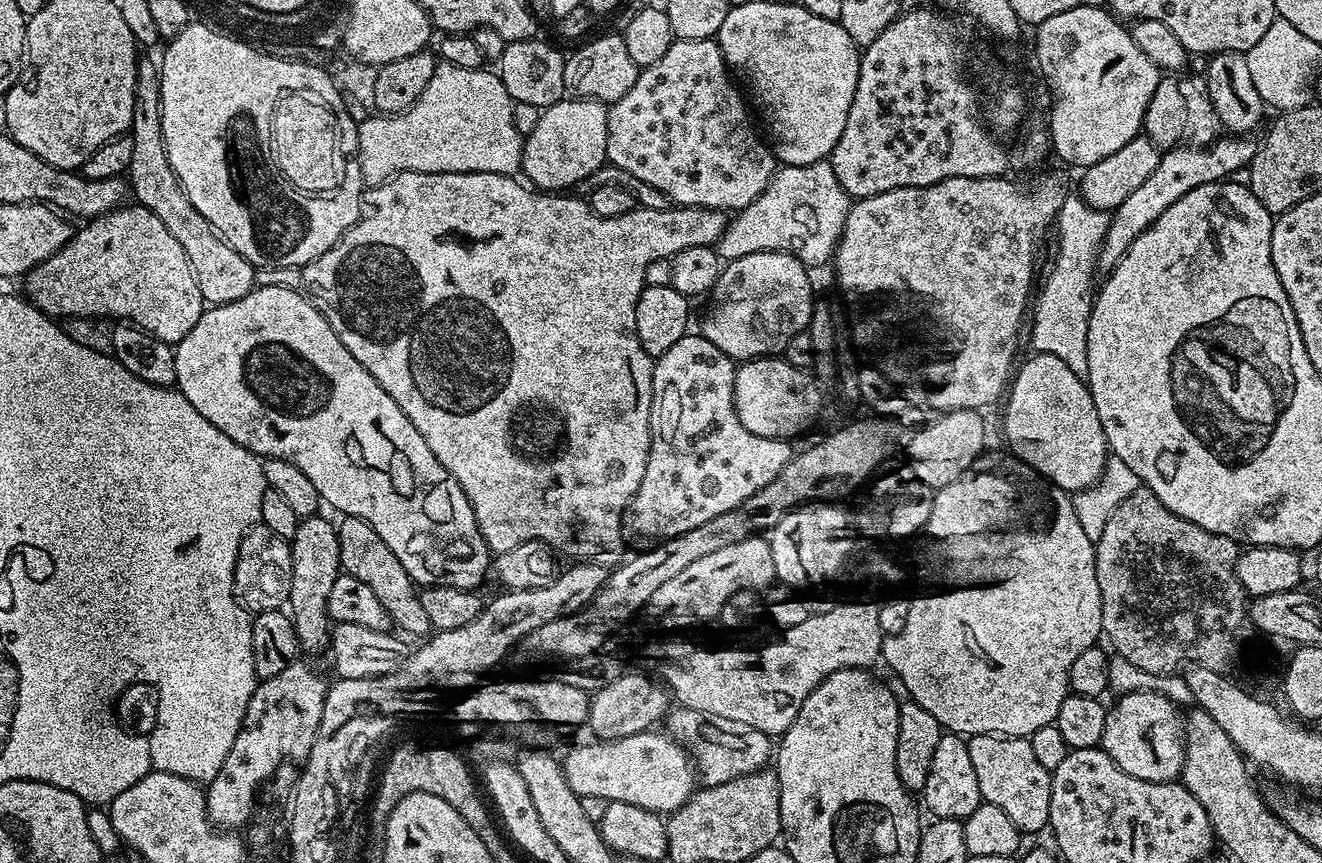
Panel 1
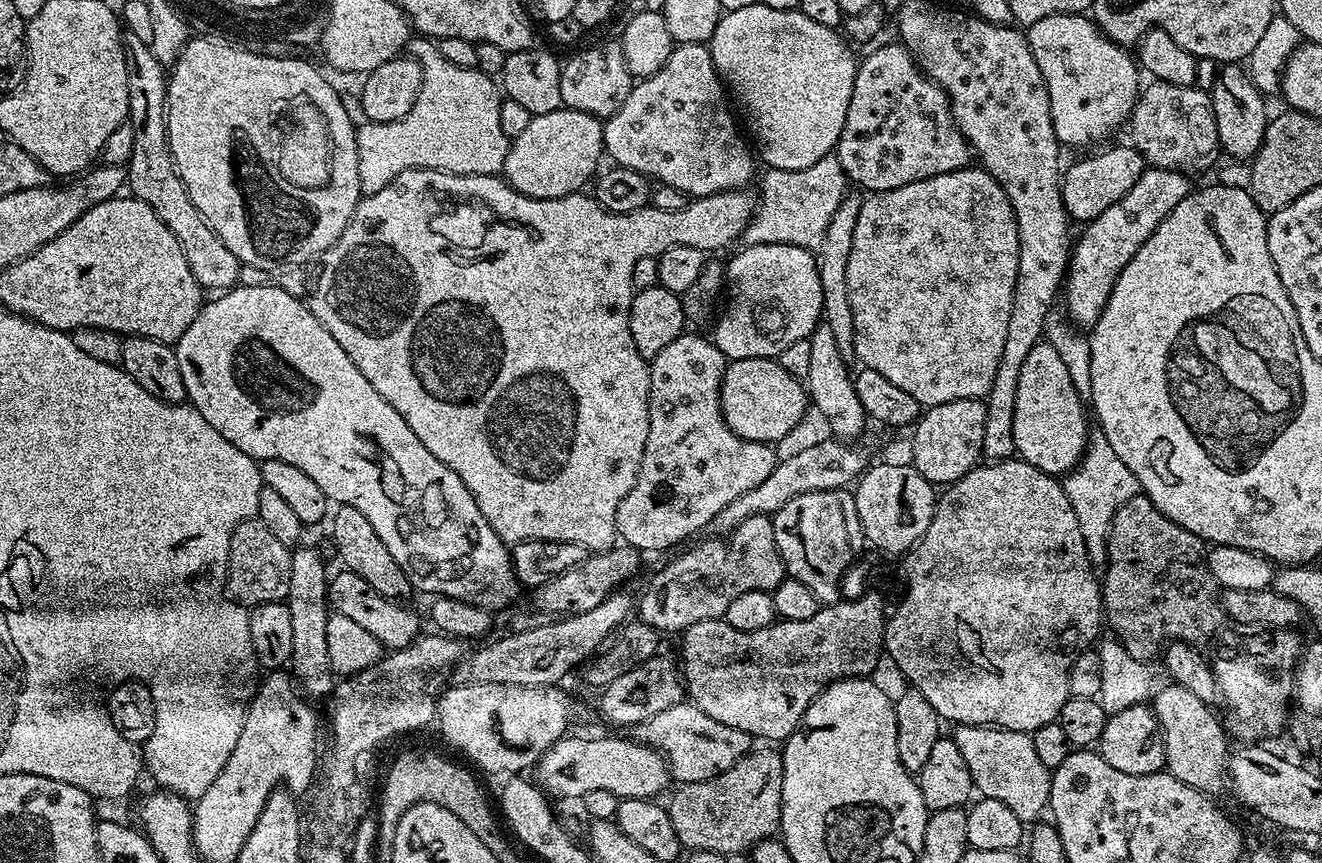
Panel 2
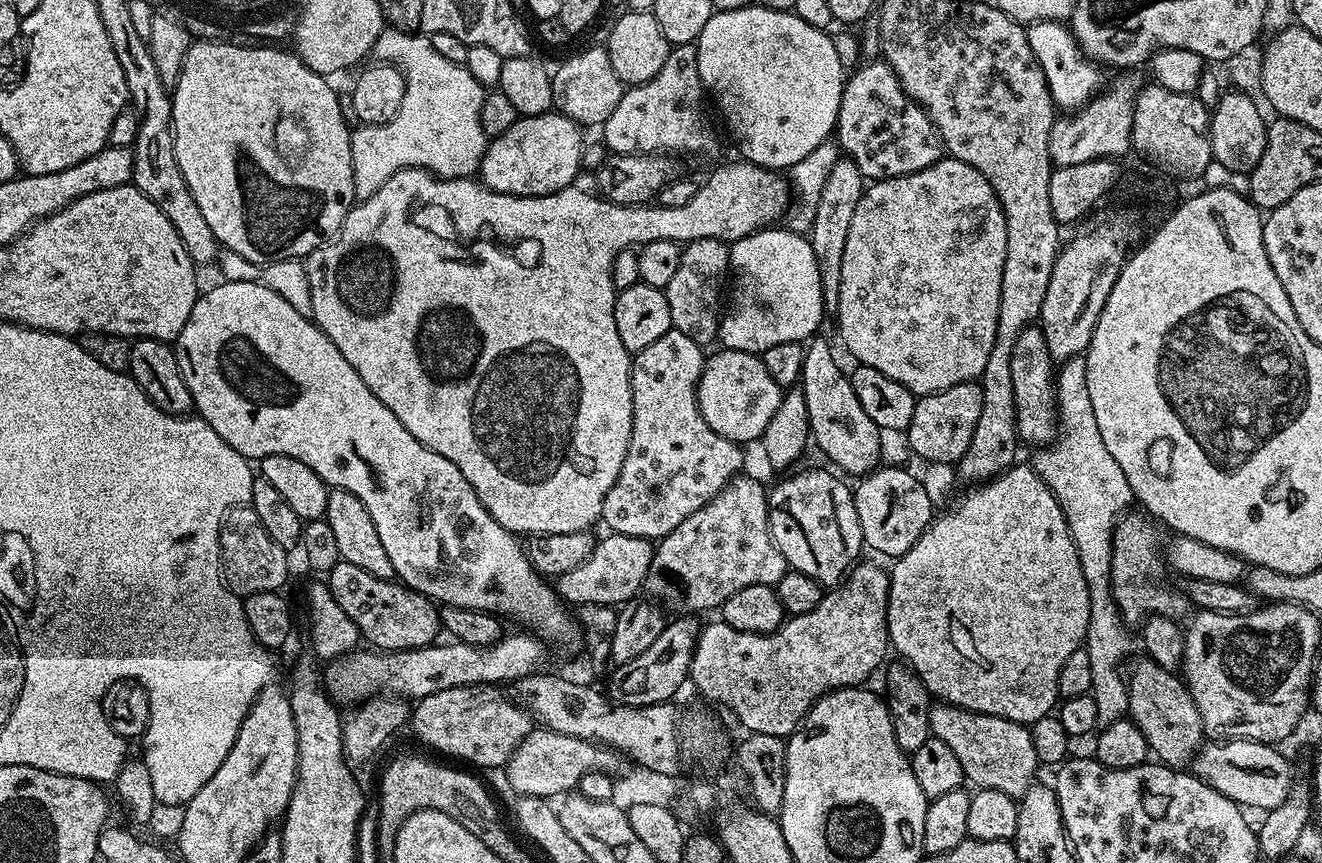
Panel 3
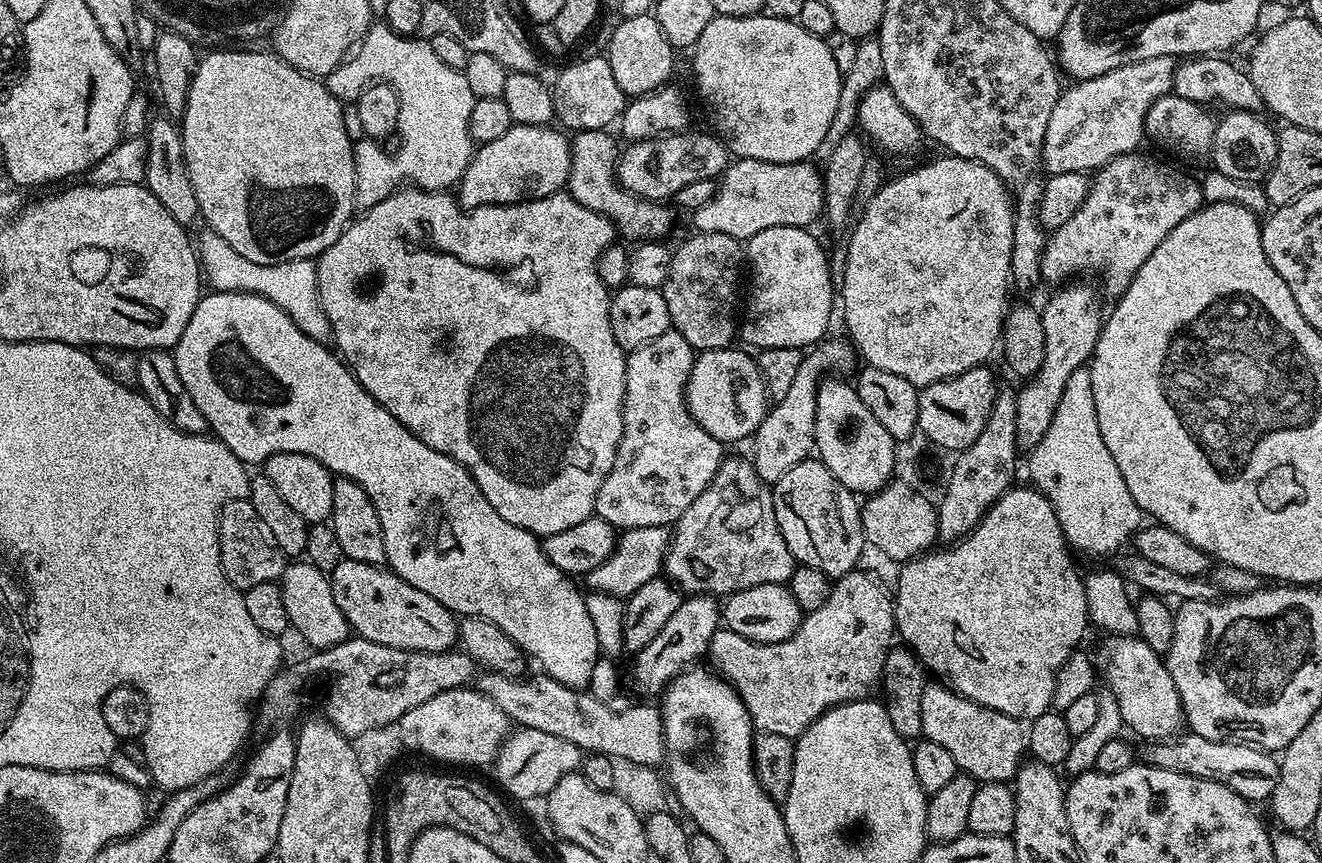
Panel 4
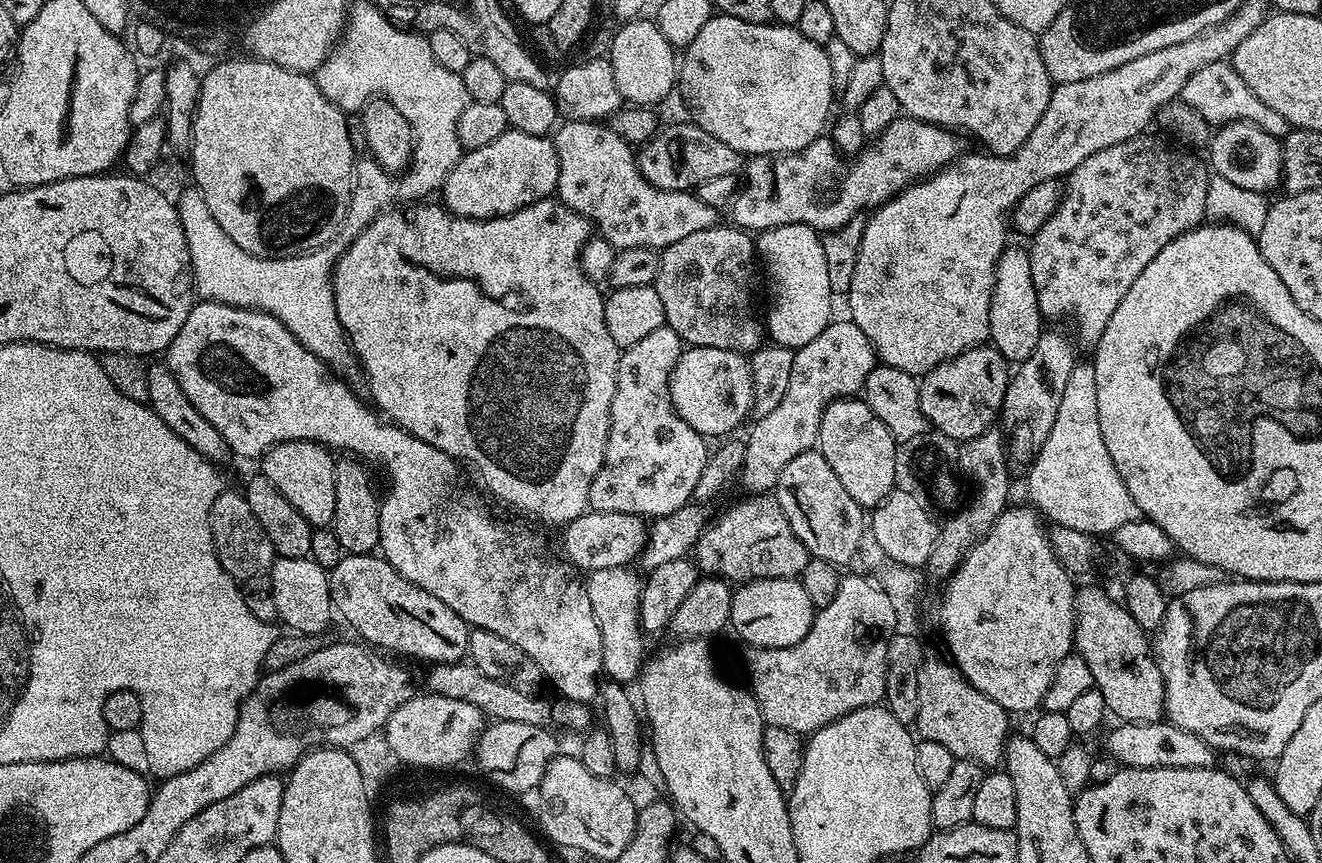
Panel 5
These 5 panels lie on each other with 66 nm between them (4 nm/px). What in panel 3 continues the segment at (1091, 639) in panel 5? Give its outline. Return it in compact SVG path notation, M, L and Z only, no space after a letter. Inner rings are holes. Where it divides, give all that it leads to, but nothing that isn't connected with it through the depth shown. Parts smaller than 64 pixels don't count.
M1141 658L1133 666L1132 672L1130 668L1126 679L1128 682L1128 716L1132 723L1138 726L1138 730L1142 730L1155 759L1169 768L1187 769L1206 740L1204 723L1198 714L1198 706L1194 702L1194 698L1188 692L1188 685L1176 672L1168 672L1147 658Z

